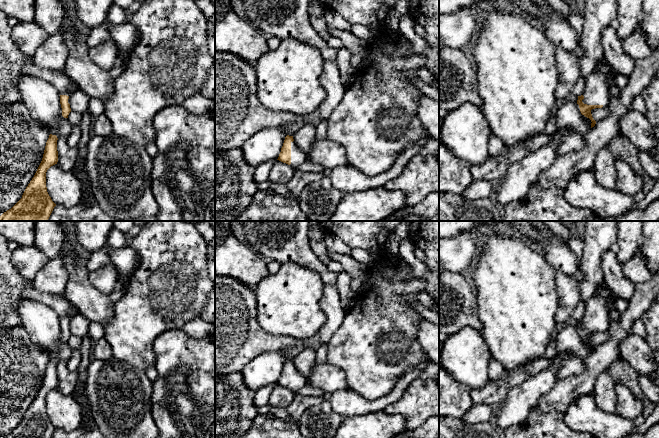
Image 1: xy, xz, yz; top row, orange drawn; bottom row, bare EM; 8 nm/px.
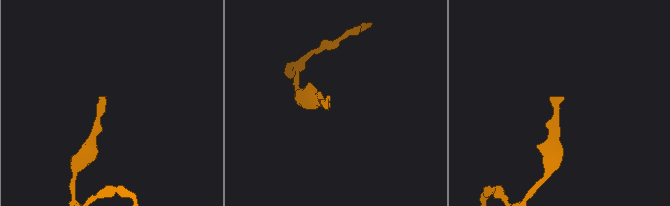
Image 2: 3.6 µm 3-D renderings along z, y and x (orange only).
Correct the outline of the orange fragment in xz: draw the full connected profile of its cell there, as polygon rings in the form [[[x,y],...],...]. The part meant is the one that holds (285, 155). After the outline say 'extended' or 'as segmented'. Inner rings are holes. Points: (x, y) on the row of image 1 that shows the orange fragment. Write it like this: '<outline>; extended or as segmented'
[[[287,135],[277,160],[297,168],[305,162],[306,154],[295,144],[293,136]]]; extended

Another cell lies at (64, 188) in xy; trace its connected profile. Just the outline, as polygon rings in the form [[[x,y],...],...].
[[[57,164],[46,172],[46,187],[56,205],[75,207],[82,200],[81,181],[72,172],[61,170]]]

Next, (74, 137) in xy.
[[[80,123],[72,126],[72,130],[67,137],[67,143],[70,148],[77,148],[81,139],[81,126]]]

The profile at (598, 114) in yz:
[[[603,106],[602,108],[595,108],[591,110],[593,119],[597,122],[604,119],[609,114],[608,106]]]

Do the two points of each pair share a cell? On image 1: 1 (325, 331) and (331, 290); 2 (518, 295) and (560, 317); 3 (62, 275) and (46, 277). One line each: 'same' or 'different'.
1: same
2: different
3: same

